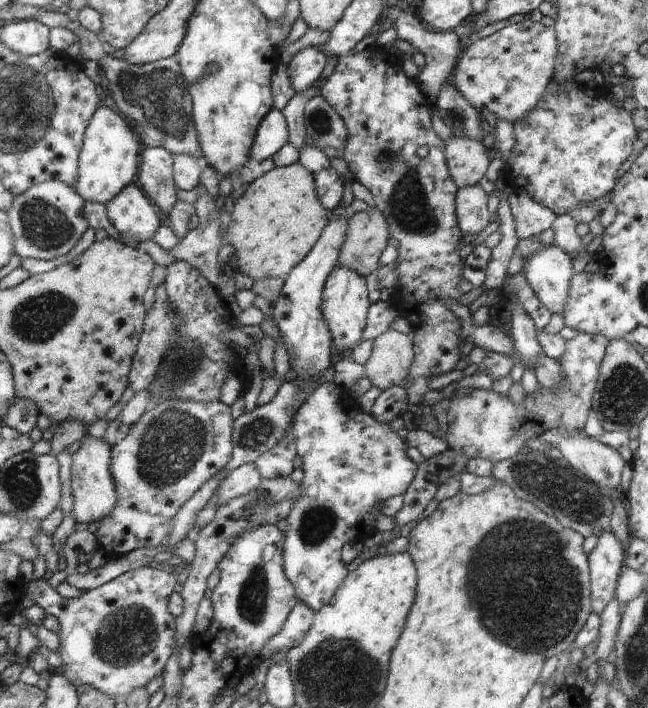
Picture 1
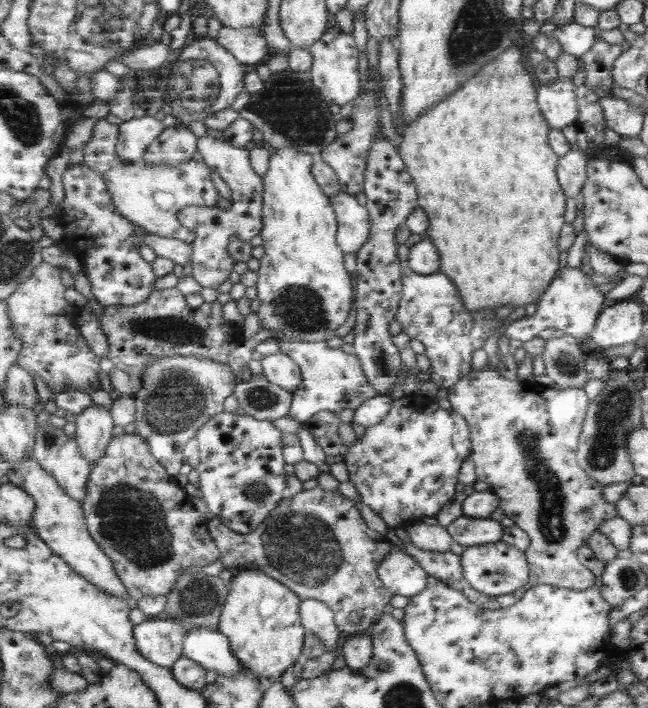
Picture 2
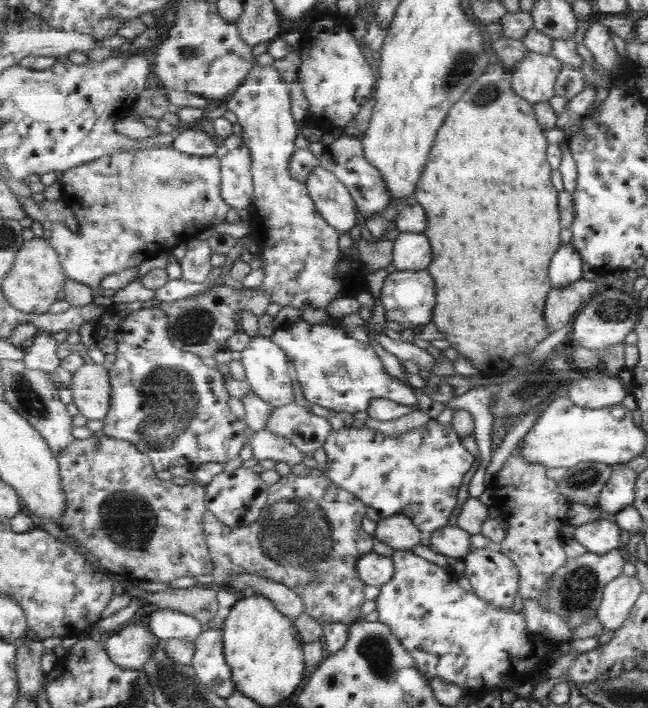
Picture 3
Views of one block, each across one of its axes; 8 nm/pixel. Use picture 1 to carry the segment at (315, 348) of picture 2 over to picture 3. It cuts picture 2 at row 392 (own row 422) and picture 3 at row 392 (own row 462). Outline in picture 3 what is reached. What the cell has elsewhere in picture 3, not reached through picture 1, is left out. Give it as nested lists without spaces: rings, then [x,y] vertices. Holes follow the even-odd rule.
[[[299,319],[276,328],[270,338],[288,354],[297,372],[304,398],[313,404],[337,412],[357,414],[357,412],[367,411],[372,401],[376,399],[387,398],[404,405],[416,405],[419,402],[419,398],[417,398],[417,394],[415,394],[411,385],[401,384],[397,378],[387,373],[387,370],[383,368],[381,358],[375,354],[375,350],[369,343],[355,340],[338,326],[326,322],[309,324],[309,322]]]

